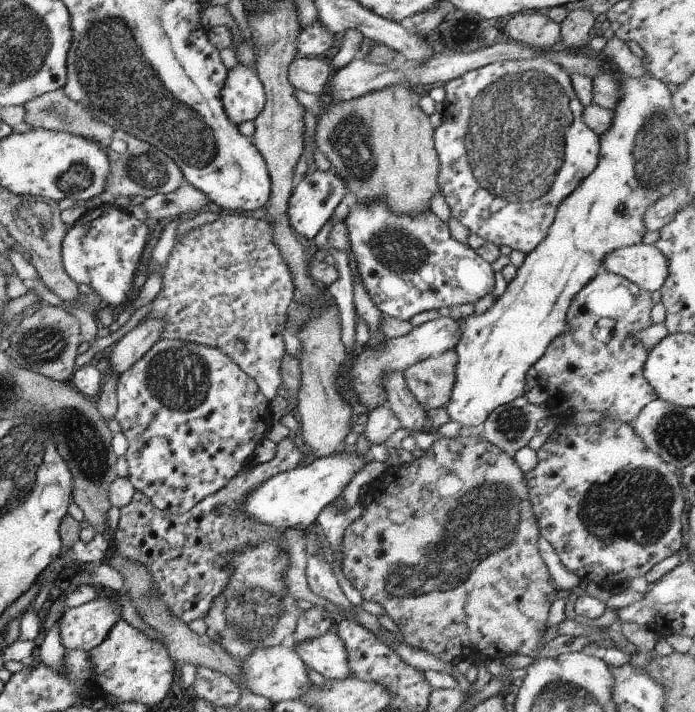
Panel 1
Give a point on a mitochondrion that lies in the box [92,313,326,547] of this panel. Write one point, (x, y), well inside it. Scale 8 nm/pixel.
(180, 378)

